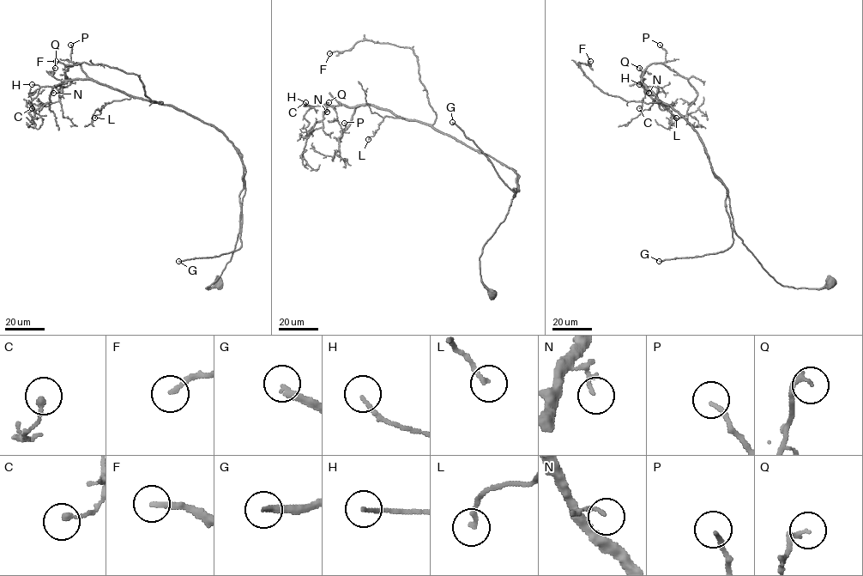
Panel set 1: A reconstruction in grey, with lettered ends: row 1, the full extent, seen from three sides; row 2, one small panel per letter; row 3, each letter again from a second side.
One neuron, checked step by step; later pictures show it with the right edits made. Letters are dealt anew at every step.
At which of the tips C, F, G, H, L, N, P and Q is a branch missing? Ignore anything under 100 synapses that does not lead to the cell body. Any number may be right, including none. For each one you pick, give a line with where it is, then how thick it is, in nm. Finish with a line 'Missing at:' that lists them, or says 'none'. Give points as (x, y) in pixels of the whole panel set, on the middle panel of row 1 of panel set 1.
G: (452, 122) | 280 nm
Missing at: G

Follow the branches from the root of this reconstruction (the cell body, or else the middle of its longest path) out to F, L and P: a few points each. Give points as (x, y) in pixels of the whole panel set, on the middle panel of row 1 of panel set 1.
F: (492, 294), (479, 257), (519, 190), (516, 174), (431, 125), (436, 112), (410, 47), (362, 40), (329, 53)
L: (492, 294), (482, 281), (479, 257), (519, 190), (516, 174), (488, 154), (416, 120), (386, 116), (368, 139)
P: (492, 294), (479, 257), (519, 190), (516, 174), (381, 108), (359, 106), (344, 123)

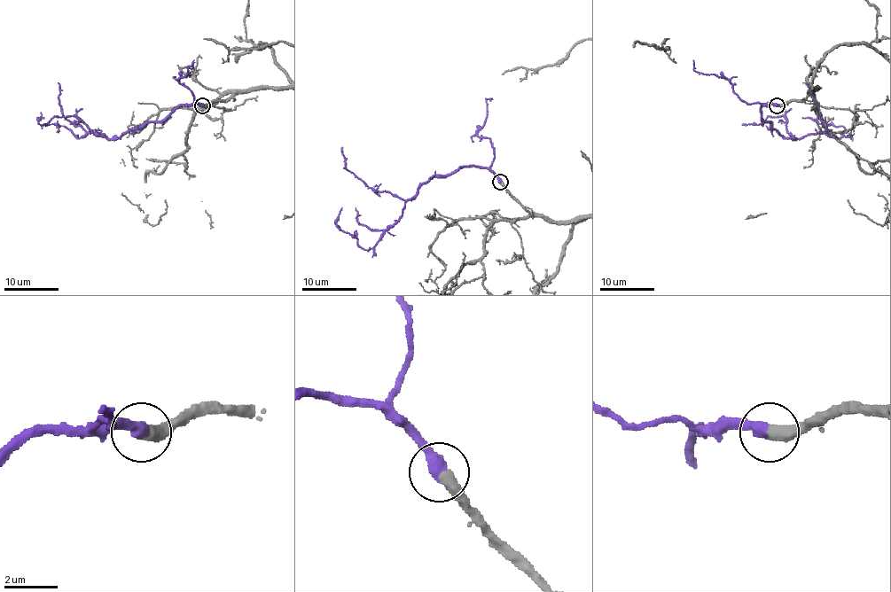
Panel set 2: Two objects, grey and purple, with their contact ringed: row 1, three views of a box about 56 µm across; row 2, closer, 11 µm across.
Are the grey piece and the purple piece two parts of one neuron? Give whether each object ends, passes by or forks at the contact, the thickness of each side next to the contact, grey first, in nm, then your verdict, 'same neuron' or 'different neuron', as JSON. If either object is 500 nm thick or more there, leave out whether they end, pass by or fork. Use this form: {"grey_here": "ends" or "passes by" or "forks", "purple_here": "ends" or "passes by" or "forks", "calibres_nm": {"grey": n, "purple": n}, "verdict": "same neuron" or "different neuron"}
{"calibres_nm": {"grey": 480, "purple": 500}, "verdict": "same neuron"}

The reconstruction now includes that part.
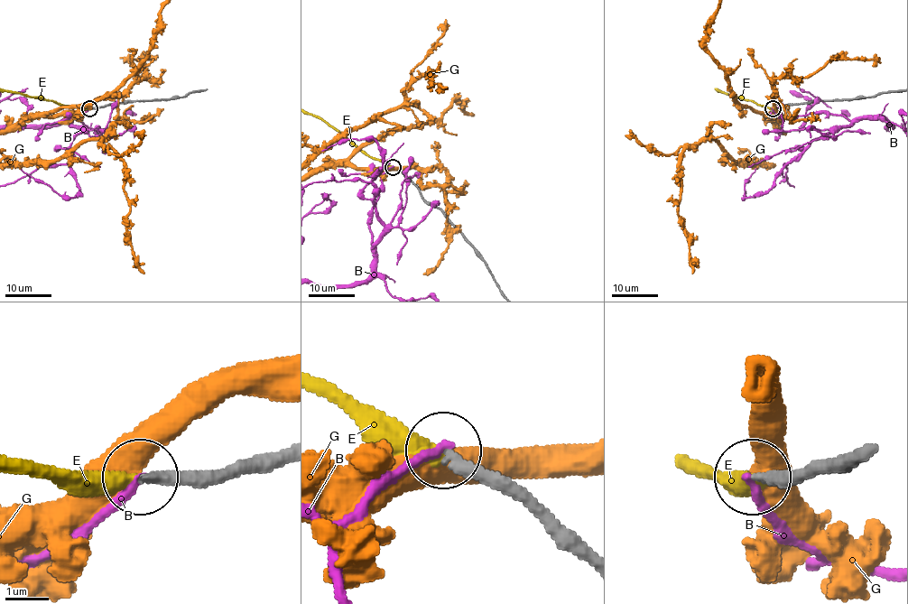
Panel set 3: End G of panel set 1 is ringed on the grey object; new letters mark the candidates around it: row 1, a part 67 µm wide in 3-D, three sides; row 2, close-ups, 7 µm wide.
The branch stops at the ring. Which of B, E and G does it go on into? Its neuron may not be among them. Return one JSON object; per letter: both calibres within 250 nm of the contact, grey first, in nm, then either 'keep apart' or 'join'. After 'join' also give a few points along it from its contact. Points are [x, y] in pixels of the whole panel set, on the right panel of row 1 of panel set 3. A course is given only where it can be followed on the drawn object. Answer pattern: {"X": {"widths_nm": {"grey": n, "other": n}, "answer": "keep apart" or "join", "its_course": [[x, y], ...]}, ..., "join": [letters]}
{"B": {"widths_nm": {"grey": 280, "other": 190}, "answer": "keep apart"}, "E": {"widths_nm": {"grey": 260, "other": 360}, "answer": "join"}, "G": {"widths_nm": {"grey": 280, "other": 550}, "answer": "keep apart"}, "join": ["E"]}

